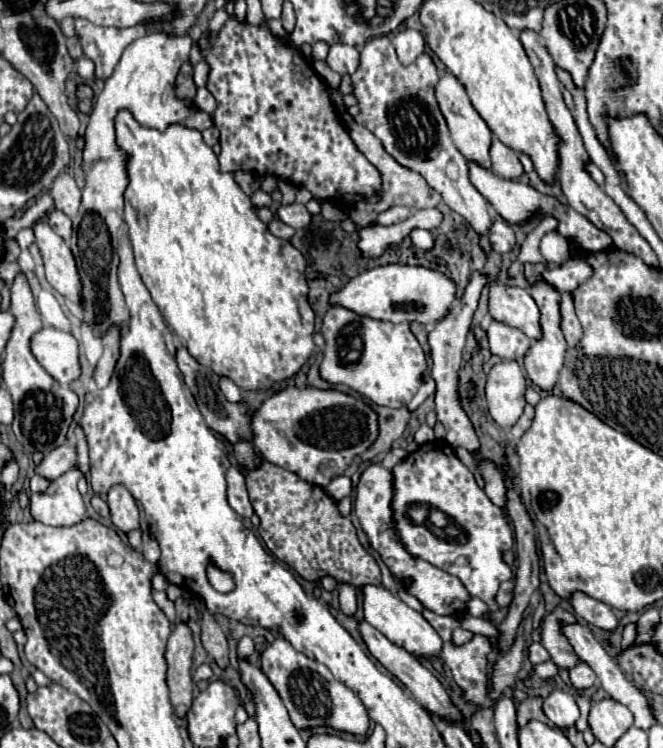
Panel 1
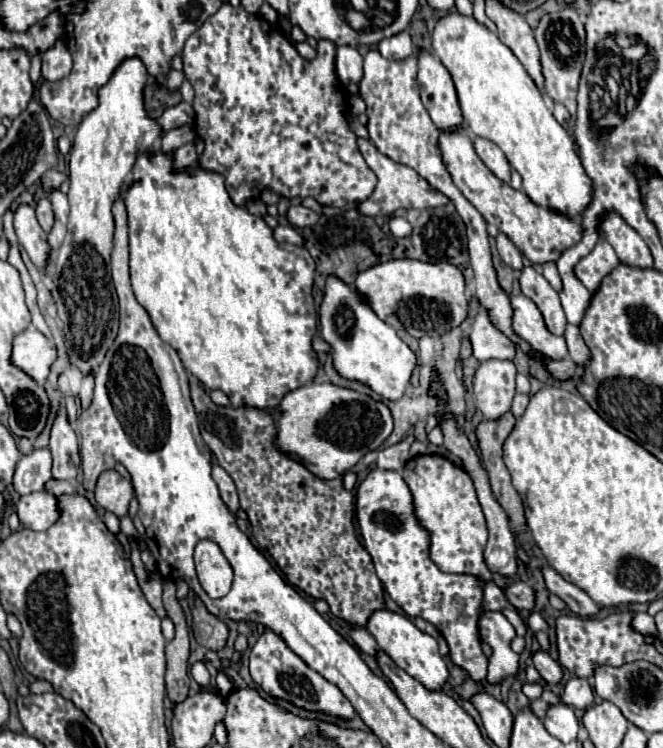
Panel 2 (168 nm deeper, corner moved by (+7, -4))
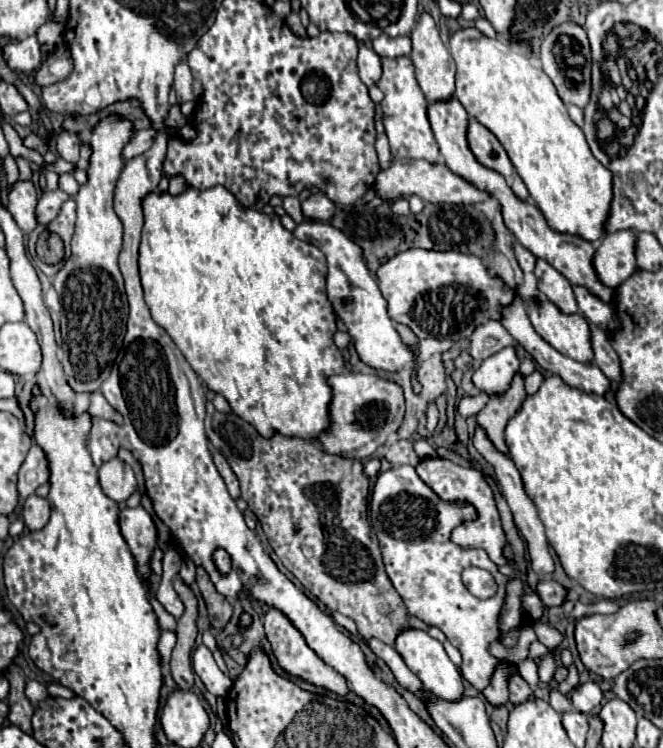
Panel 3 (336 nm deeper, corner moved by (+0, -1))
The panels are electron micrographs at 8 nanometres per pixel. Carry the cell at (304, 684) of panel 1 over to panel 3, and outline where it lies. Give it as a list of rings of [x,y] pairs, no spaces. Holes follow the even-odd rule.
[[[269,609],[263,617],[263,625],[265,625],[265,635],[273,647],[273,655],[277,659],[277,663],[291,675],[297,675],[297,677],[303,677],[305,681],[313,683],[313,685],[319,685],[319,687],[325,687],[337,695],[347,695],[349,693],[349,687],[347,687],[347,681],[341,673],[337,673],[331,665],[327,665],[303,639],[303,635],[299,633],[299,629],[279,611],[279,609]]]

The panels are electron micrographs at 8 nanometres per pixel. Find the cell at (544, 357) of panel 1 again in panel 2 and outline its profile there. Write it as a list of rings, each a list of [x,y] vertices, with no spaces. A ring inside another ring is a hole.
[[[532,266],[522,268],[522,274],[518,280],[520,280],[520,288],[522,288],[524,296],[528,296],[538,306],[538,310],[542,312],[548,332],[562,336],[564,328],[566,328],[566,318],[564,318],[564,310],[560,306],[558,292]]]

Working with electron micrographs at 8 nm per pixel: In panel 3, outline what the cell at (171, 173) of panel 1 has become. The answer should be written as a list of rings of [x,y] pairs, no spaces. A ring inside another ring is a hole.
[[[217,185],[207,191],[199,189],[185,189],[181,195],[171,197],[169,193],[149,193],[143,201],[145,211],[145,225],[143,225],[143,239],[139,249],[139,271],[141,283],[145,291],[145,303],[151,311],[151,317],[171,335],[179,351],[185,355],[187,363],[193,371],[207,383],[207,387],[219,395],[223,395],[233,409],[235,415],[251,423],[261,437],[271,439],[275,433],[285,437],[301,437],[301,439],[317,439],[325,433],[331,425],[329,417],[329,403],[331,403],[331,387],[327,385],[327,377],[337,375],[345,367],[343,353],[333,343],[333,335],[337,331],[337,317],[325,293],[325,279],[327,279],[327,261],[325,255],[311,243],[297,239],[291,231],[287,231],[275,213],[265,215],[261,211],[251,211],[243,207],[225,187]]]

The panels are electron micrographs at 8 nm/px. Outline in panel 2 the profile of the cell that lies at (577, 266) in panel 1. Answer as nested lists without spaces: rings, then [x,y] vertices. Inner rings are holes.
[[[600,238],[600,240],[596,242],[594,250],[576,264],[574,274],[576,274],[576,278],[578,278],[590,292],[594,292],[594,290],[600,286],[602,278],[604,278],[610,270],[614,270],[614,266],[618,266],[618,264],[620,264],[620,260],[618,260],[618,256],[614,254],[614,248],[612,248],[604,238]]]

